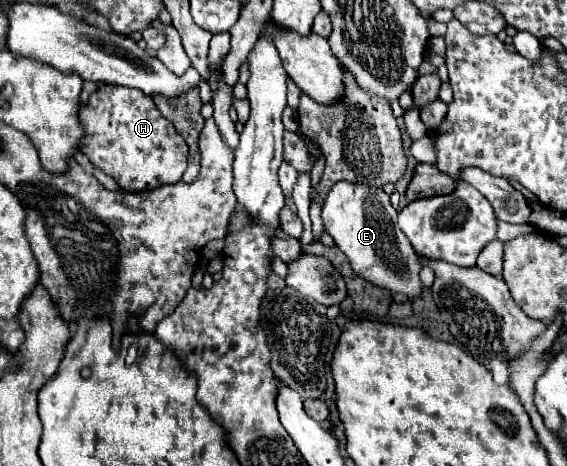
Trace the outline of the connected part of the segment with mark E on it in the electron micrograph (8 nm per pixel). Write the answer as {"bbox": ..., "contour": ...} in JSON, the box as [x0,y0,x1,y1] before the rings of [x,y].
{"bbox":[321,182,423,300],"contour":[[[337,182],[331,188],[331,194],[327,196],[327,200],[323,202],[321,218],[323,218],[325,232],[333,238],[335,246],[339,246],[339,250],[349,258],[349,264],[355,274],[359,274],[367,282],[379,288],[385,288],[393,294],[405,294],[409,300],[421,298],[421,292],[423,292],[423,284],[419,280],[421,260],[417,258],[407,236],[397,228],[397,222],[395,222],[397,210],[391,206],[389,196],[381,188],[367,188],[367,186],[359,186],[351,182]]]}

